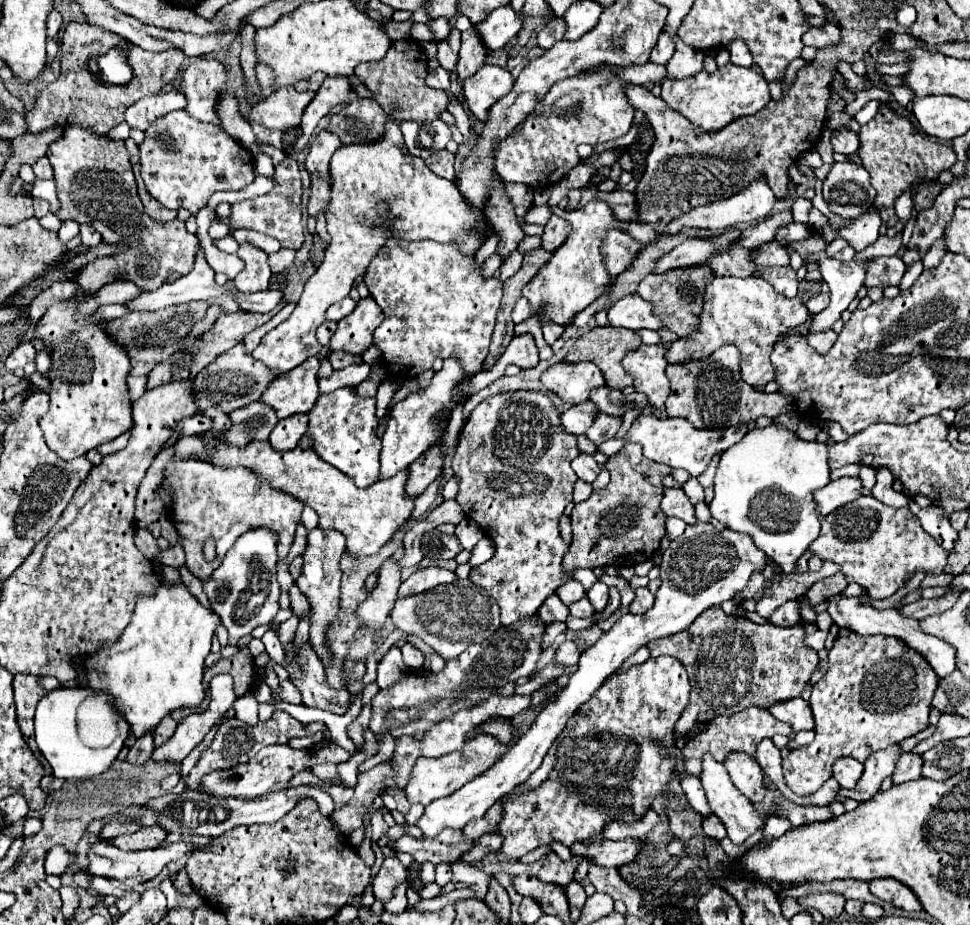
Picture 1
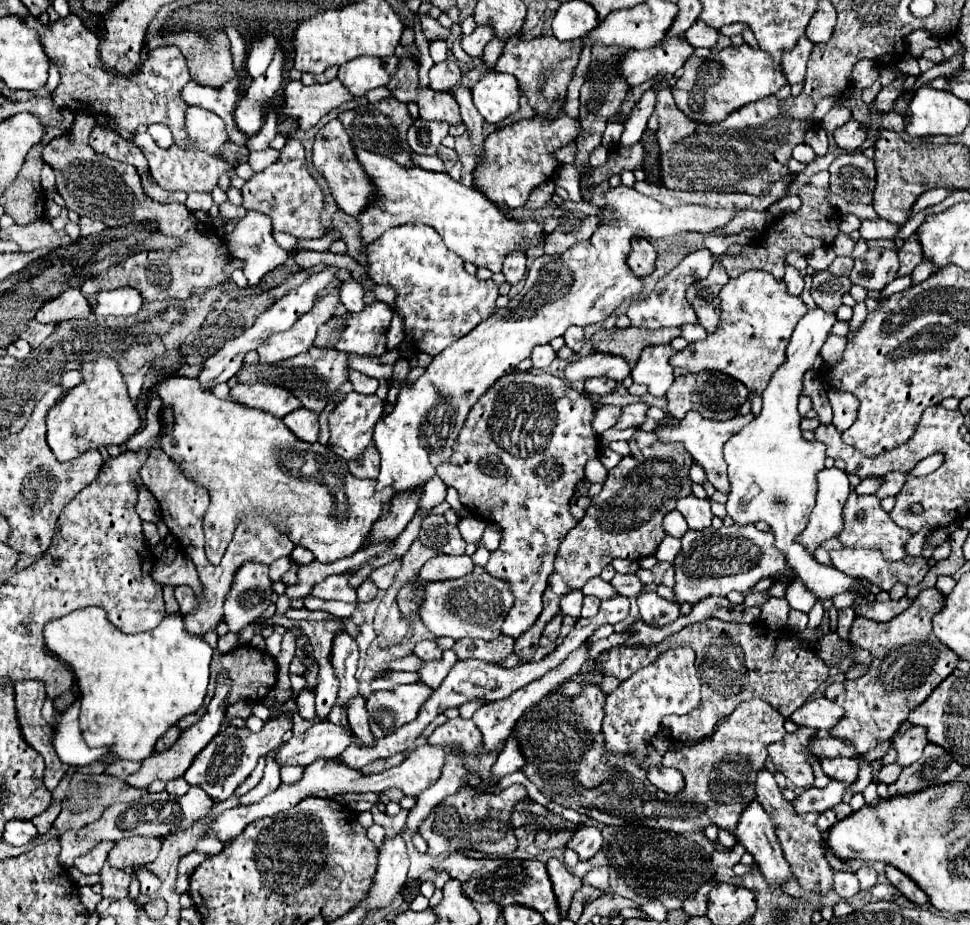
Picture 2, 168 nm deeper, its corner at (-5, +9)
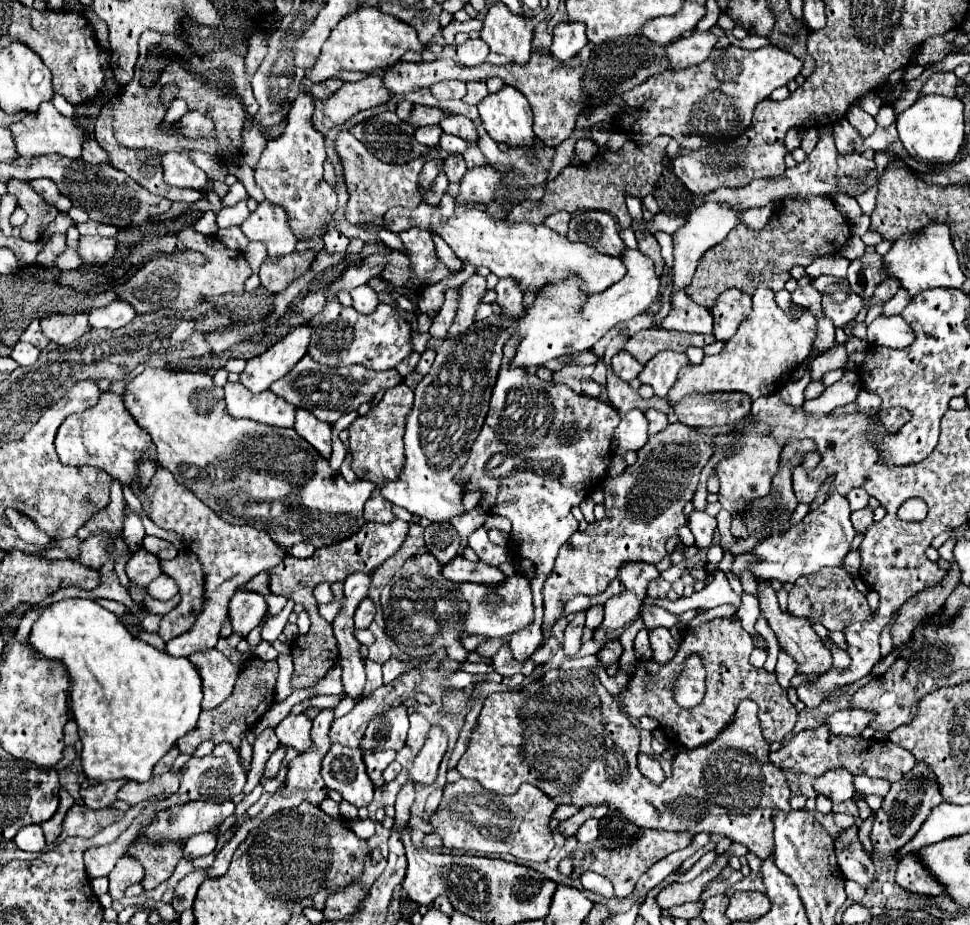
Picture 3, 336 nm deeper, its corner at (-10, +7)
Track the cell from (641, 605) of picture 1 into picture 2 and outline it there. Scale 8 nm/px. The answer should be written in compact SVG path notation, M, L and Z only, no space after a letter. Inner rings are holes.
M643 592L637 598L639 610L641 610L641 620L649 626L667 626L679 618L679 606L673 602L667 602L665 598L657 596L655 592Z

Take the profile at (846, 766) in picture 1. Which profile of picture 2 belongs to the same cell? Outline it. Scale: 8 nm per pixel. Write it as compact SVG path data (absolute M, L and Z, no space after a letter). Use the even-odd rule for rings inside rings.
M851 758L821 760L821 768L827 778L843 780L843 784L853 784L857 780L857 772L859 772L857 760L851 760Z

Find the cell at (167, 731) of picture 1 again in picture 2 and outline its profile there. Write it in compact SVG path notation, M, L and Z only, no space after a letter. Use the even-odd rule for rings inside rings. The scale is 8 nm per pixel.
M173 726L173 728L169 728L161 738L159 738L159 742L155 744L155 750L157 752L163 752L163 750L169 750L175 742L177 742L177 738L179 738L179 728L177 726Z

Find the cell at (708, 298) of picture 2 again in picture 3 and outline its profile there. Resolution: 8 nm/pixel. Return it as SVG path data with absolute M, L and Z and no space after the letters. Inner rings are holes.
M730 288L716 298L716 304L710 312L714 316L716 340L726 342L732 334L736 334L740 322L752 312L752 300L746 292Z

